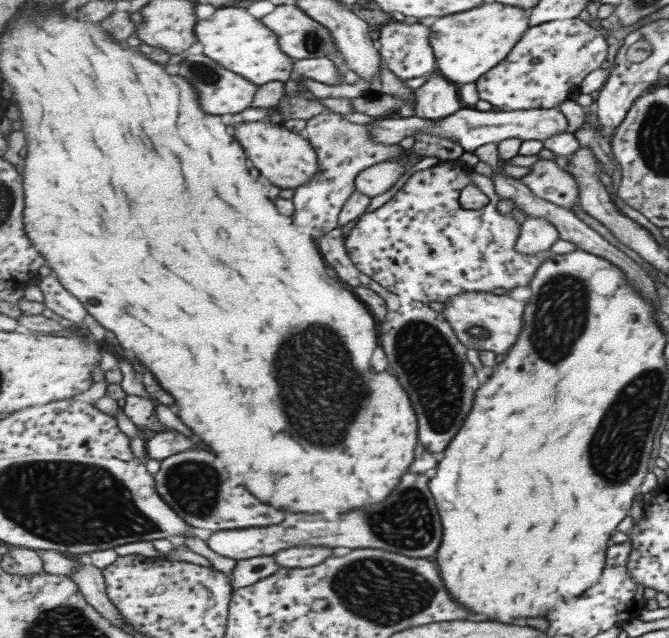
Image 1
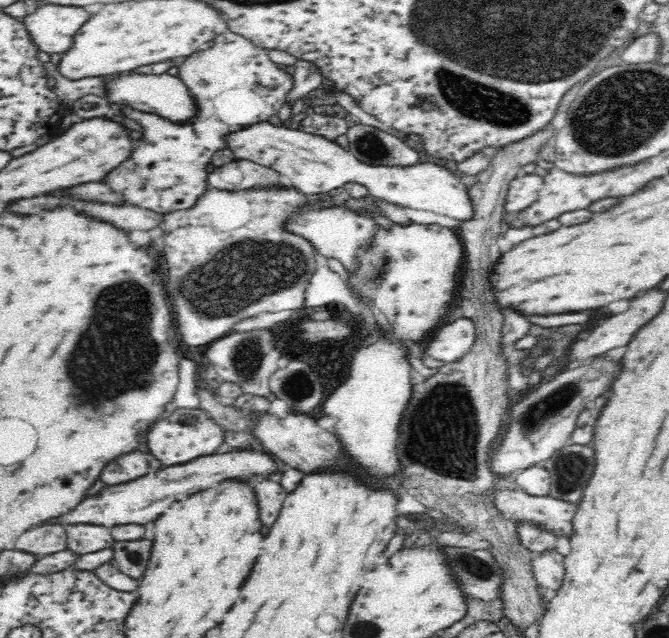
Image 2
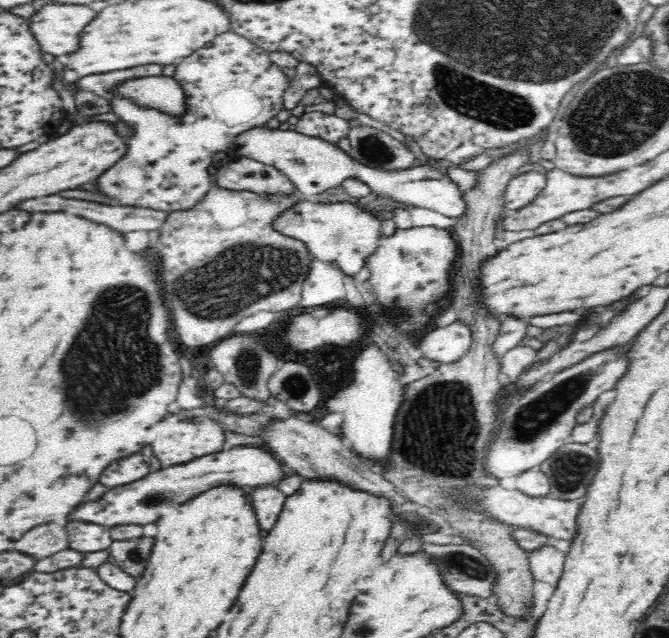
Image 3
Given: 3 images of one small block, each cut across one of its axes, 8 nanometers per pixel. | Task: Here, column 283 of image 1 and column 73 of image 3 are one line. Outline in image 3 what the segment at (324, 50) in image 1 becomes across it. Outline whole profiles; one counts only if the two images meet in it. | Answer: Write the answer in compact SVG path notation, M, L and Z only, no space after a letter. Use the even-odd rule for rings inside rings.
M46 4L28 19L28 30L42 53L53 54L55 57L69 54L77 46L77 37L96 16L97 12L86 6L73 4Z

